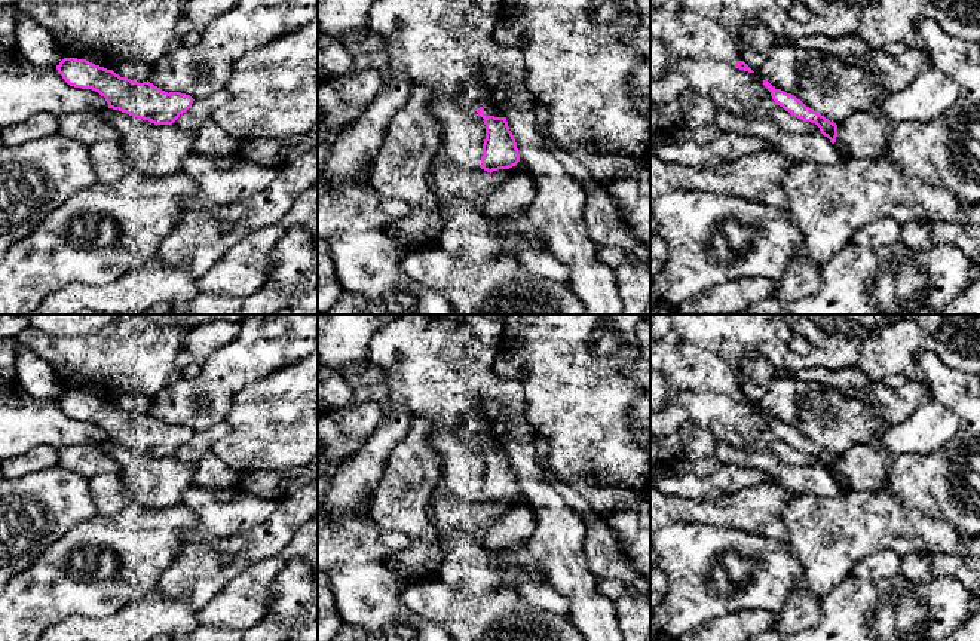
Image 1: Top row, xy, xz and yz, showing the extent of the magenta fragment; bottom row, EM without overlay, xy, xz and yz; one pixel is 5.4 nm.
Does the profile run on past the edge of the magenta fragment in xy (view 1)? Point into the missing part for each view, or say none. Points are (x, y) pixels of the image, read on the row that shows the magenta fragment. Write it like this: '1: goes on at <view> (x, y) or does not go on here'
1: does not go on here

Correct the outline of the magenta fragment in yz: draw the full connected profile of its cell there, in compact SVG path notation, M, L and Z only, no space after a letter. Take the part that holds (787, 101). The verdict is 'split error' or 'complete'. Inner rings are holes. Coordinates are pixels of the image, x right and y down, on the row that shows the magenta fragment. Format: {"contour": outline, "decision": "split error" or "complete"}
{"contour": "M763 80L765 88L771 92L772 99L788 111L791 116L802 119L805 122L815 123L821 134L830 139L832 144L836 142L837 125L818 114L812 108L806 107L800 99L787 93L781 89L772 86L768 80Z", "decision": "complete"}

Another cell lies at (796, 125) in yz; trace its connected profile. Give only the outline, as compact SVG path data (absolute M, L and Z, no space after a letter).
M650 36L650 79L661 79L670 70L685 76L689 88L729 114L774 120L793 134L821 134L815 123L797 119L780 107L756 73L739 70L728 61L673 56L659 39Z

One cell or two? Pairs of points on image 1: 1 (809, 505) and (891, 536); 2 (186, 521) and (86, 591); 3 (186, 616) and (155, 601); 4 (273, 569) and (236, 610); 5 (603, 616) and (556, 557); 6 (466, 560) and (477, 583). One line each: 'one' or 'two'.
1: one
2: one
3: one
4: one
5: one
6: one

